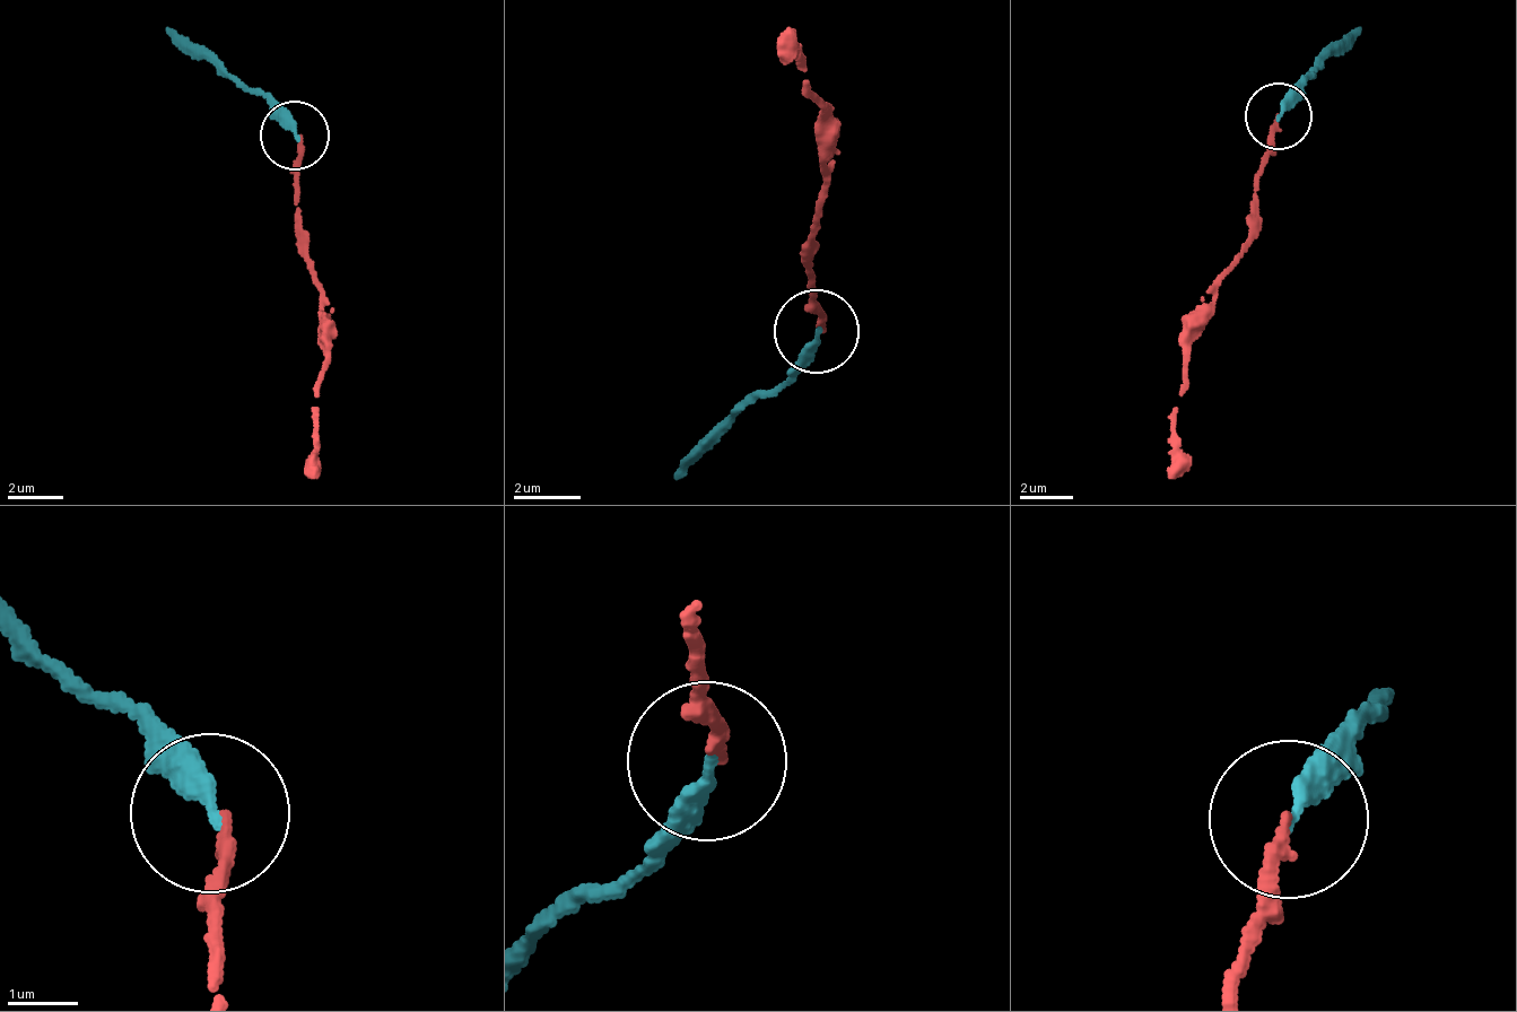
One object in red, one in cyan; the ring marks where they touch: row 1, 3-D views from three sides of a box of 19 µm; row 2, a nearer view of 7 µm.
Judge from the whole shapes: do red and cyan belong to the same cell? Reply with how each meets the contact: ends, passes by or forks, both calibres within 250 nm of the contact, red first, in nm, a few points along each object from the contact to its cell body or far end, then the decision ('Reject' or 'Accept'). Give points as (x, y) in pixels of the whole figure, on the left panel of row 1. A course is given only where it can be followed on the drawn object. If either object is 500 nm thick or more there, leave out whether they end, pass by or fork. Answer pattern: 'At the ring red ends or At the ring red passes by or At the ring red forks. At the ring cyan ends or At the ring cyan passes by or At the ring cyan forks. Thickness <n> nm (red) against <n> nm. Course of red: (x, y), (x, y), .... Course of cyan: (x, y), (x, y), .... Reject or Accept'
At the ring red ends. At the ring cyan ends. Thickness 150 nm (red) against 240 nm. Course of red: (299, 134), (297, 256), (321, 284), (316, 345), (329, 352), (305, 476). Course of cyan: (293, 134), (268, 104), (164, 27). Accept

